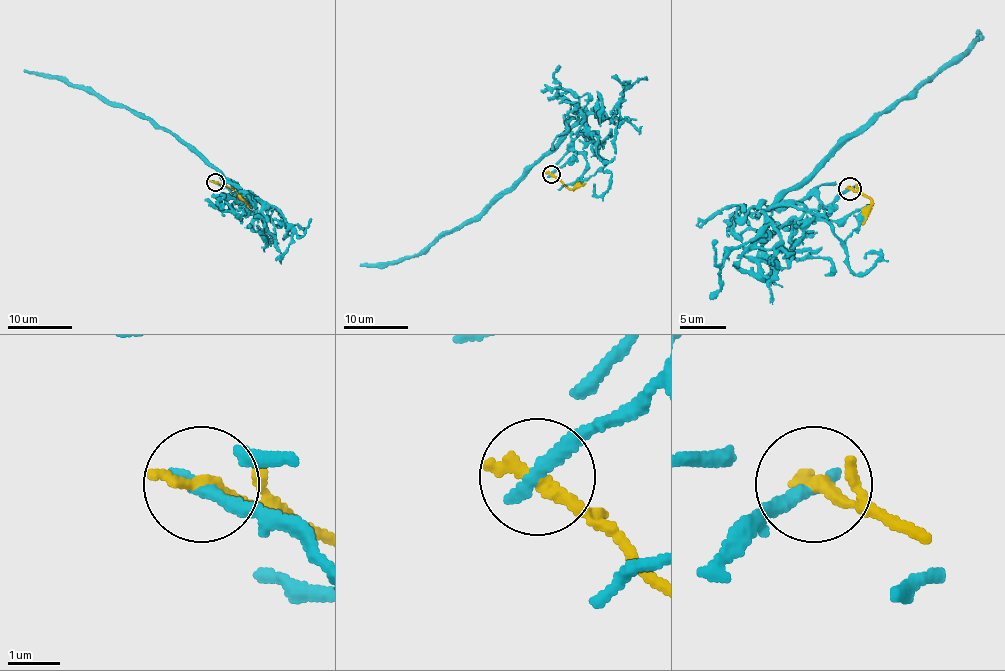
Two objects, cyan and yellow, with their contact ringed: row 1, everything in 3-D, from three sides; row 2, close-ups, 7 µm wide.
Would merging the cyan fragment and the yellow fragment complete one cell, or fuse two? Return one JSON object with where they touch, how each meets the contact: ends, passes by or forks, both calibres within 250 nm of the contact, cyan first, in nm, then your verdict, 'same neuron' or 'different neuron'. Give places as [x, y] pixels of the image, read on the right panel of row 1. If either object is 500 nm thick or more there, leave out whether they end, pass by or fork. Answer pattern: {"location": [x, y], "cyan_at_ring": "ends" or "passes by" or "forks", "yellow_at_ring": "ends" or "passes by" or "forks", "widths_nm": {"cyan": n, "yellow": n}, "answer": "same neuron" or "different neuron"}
{"location": [850, 188], "cyan_at_ring": "ends", "yellow_at_ring": "ends", "widths_nm": {"cyan": 280, "yellow": 320}, "answer": "different neuron"}

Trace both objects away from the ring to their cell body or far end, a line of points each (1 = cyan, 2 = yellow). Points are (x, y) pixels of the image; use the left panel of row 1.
1: (215, 181), (237, 194), (237, 186), (246, 191), (142, 115), (82, 86), (24, 70)
2: (215, 181), (225, 183), (249, 207)

